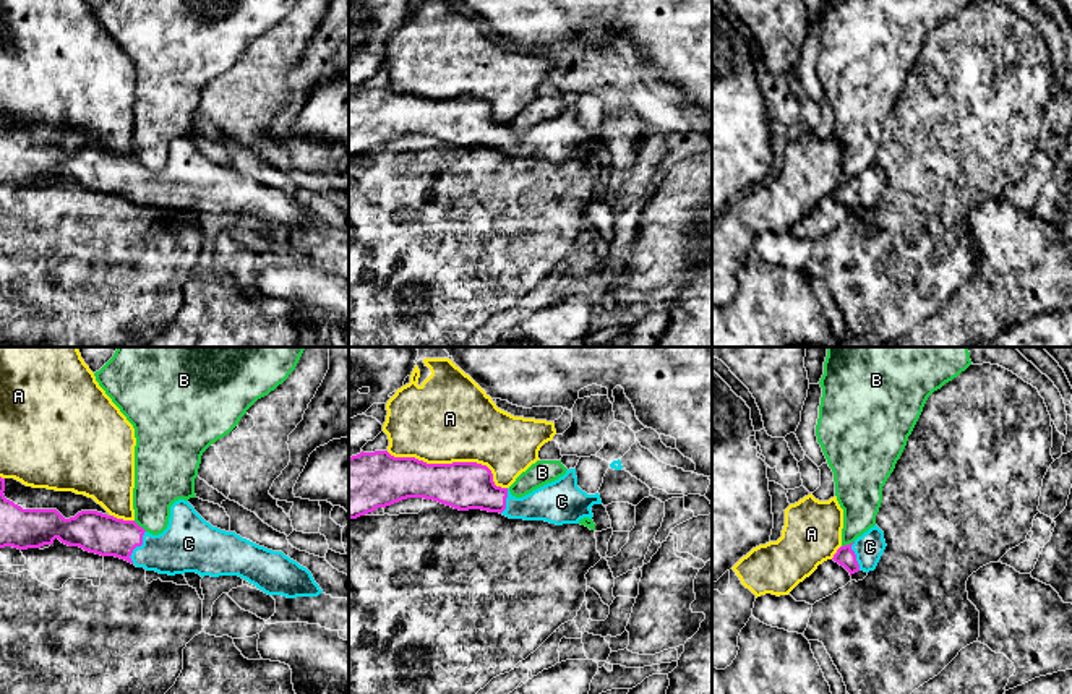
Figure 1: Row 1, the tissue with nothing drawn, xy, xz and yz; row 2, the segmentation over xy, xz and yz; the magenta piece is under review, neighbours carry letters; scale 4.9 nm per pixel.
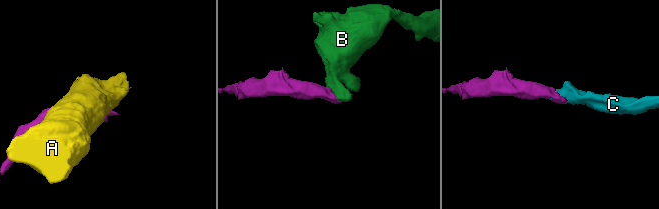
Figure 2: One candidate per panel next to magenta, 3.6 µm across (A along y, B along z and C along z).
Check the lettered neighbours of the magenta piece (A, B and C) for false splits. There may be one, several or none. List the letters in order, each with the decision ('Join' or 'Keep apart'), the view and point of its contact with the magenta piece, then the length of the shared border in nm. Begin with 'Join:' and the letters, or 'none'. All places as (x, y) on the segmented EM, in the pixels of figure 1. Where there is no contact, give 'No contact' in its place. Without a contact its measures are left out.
Join: C
A: Keep apart. Touches magenta at xz (453, 462). Shared border 650 nm
B: Keep apart. Touches magenta at xy (138, 526). Shared border 90 nm
C: Join. Touches magenta at xy (137, 545). Shared border 180 nm

